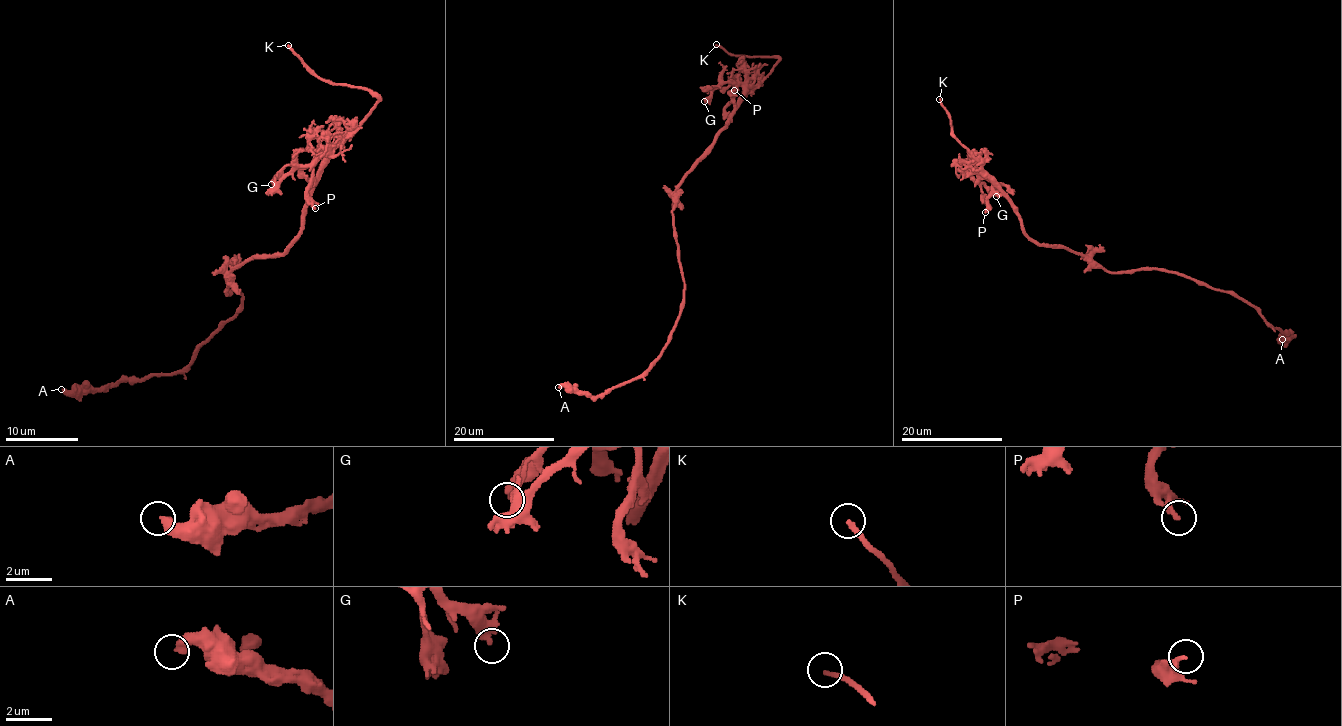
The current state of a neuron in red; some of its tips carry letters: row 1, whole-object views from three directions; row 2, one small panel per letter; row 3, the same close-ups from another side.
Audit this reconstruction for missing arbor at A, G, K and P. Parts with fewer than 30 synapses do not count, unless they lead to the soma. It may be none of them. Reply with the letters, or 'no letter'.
K

